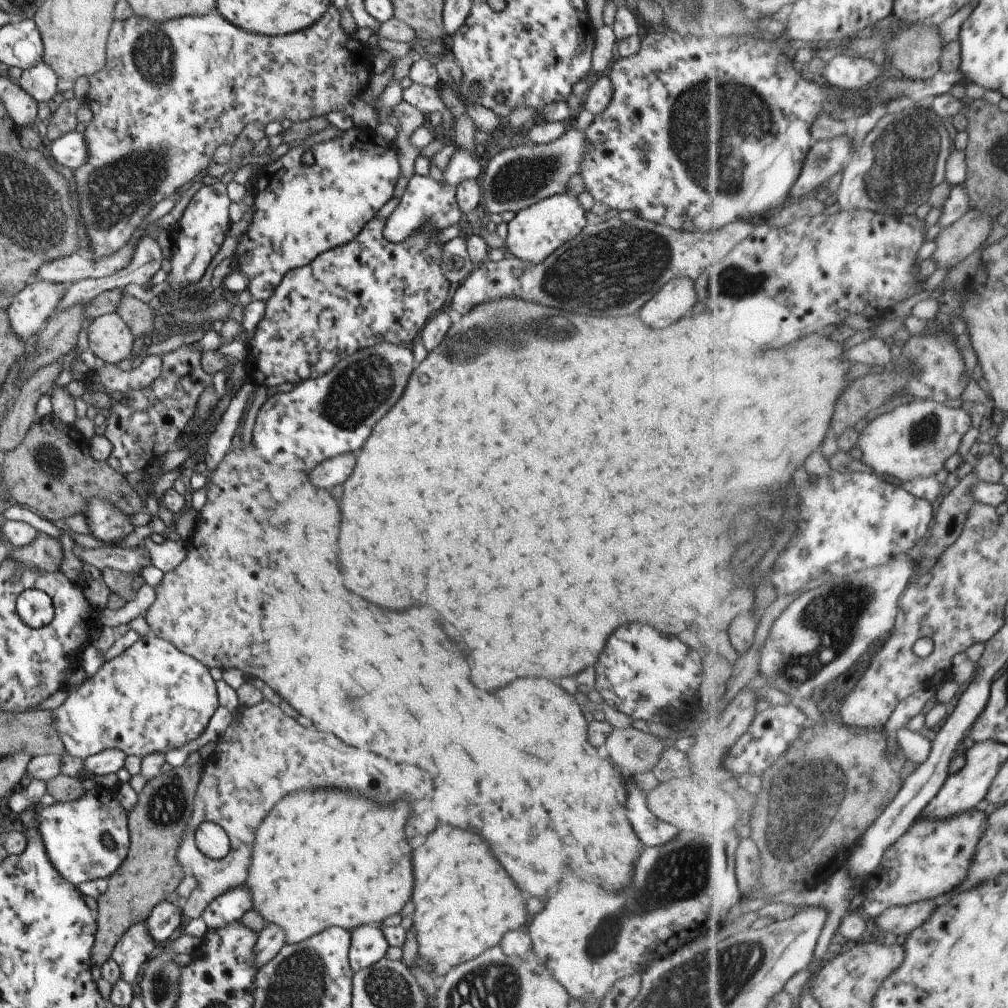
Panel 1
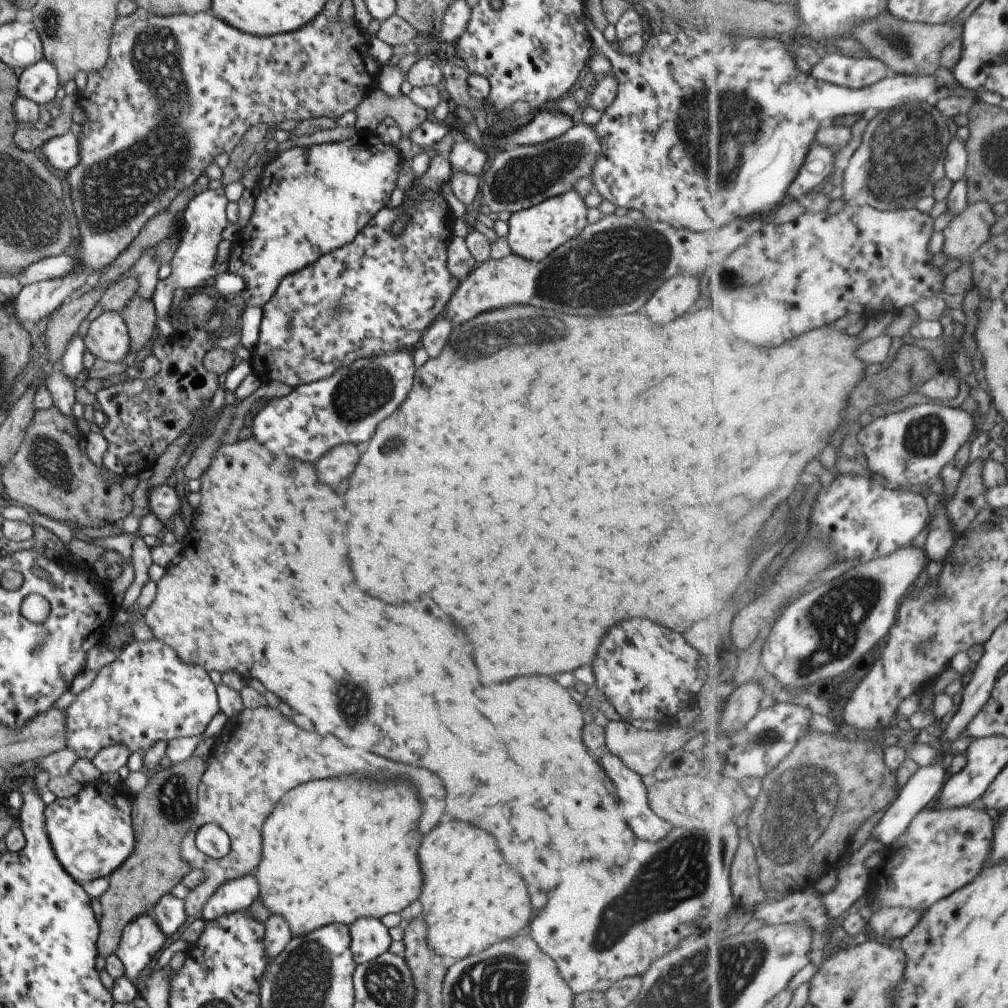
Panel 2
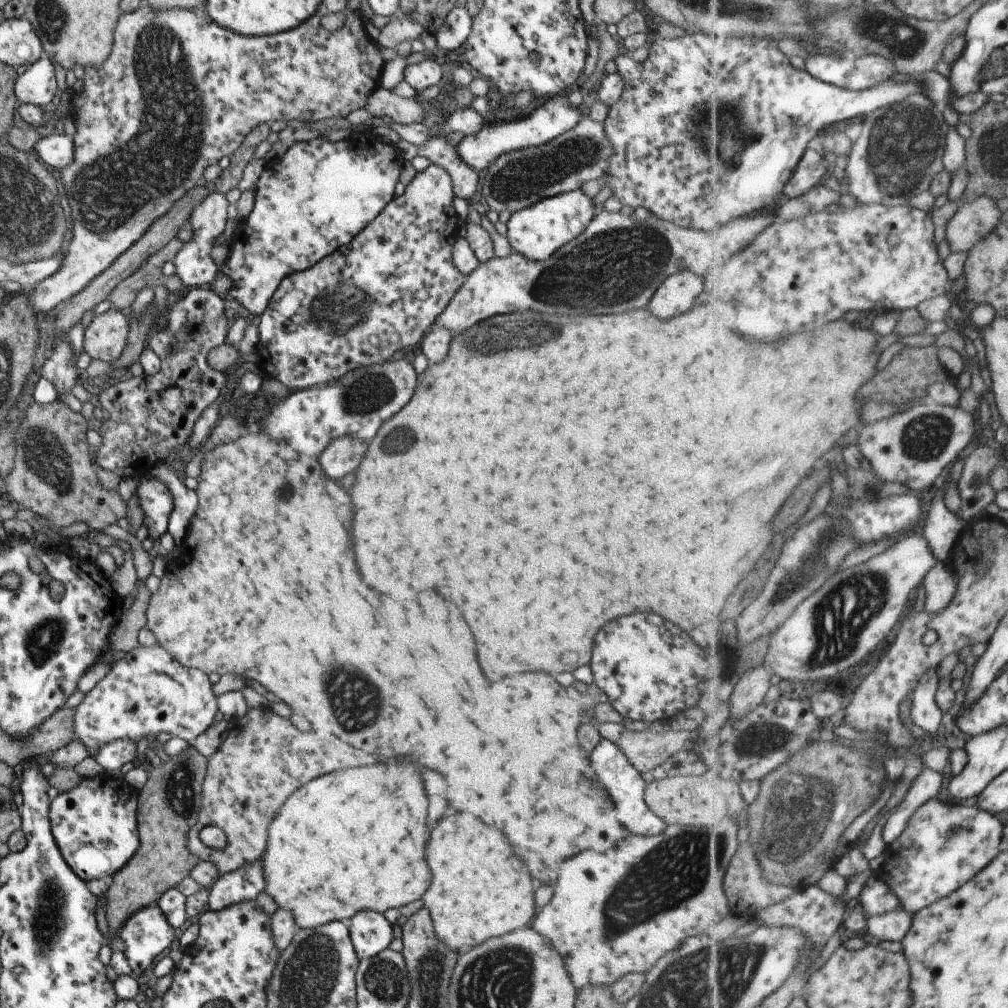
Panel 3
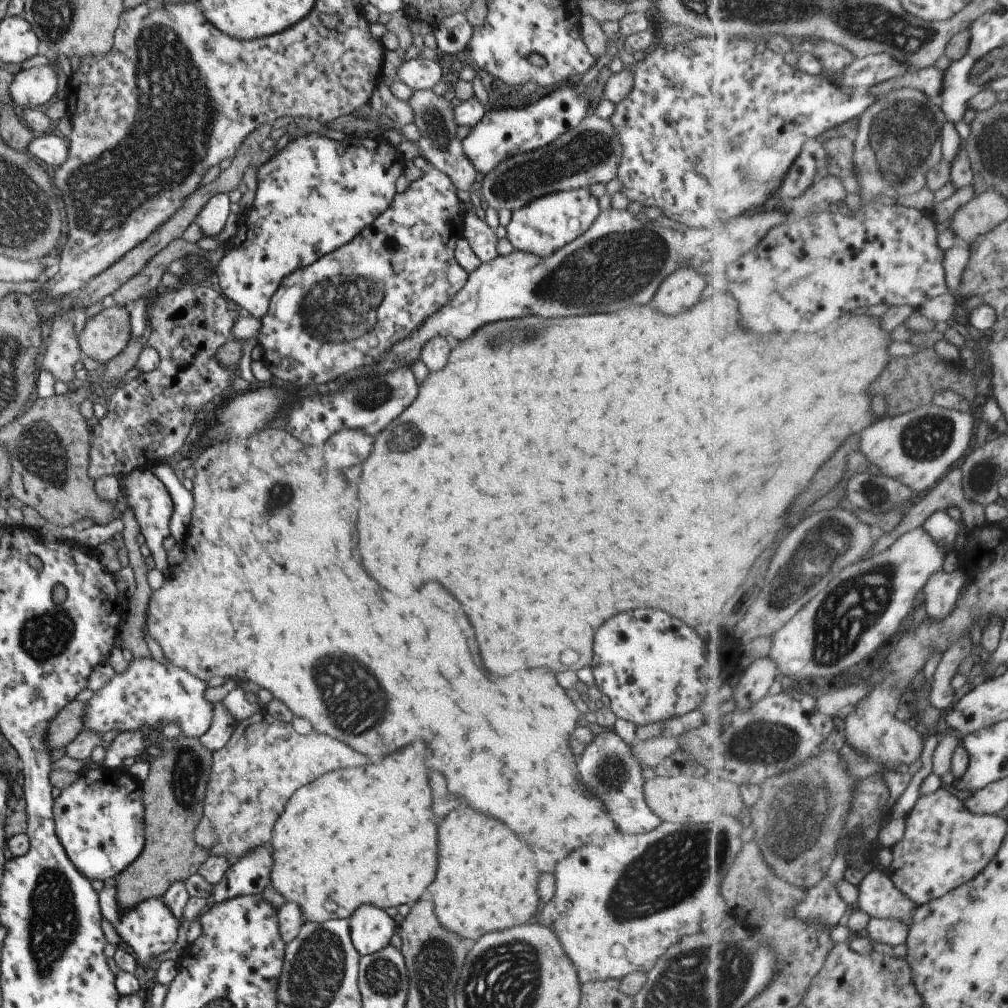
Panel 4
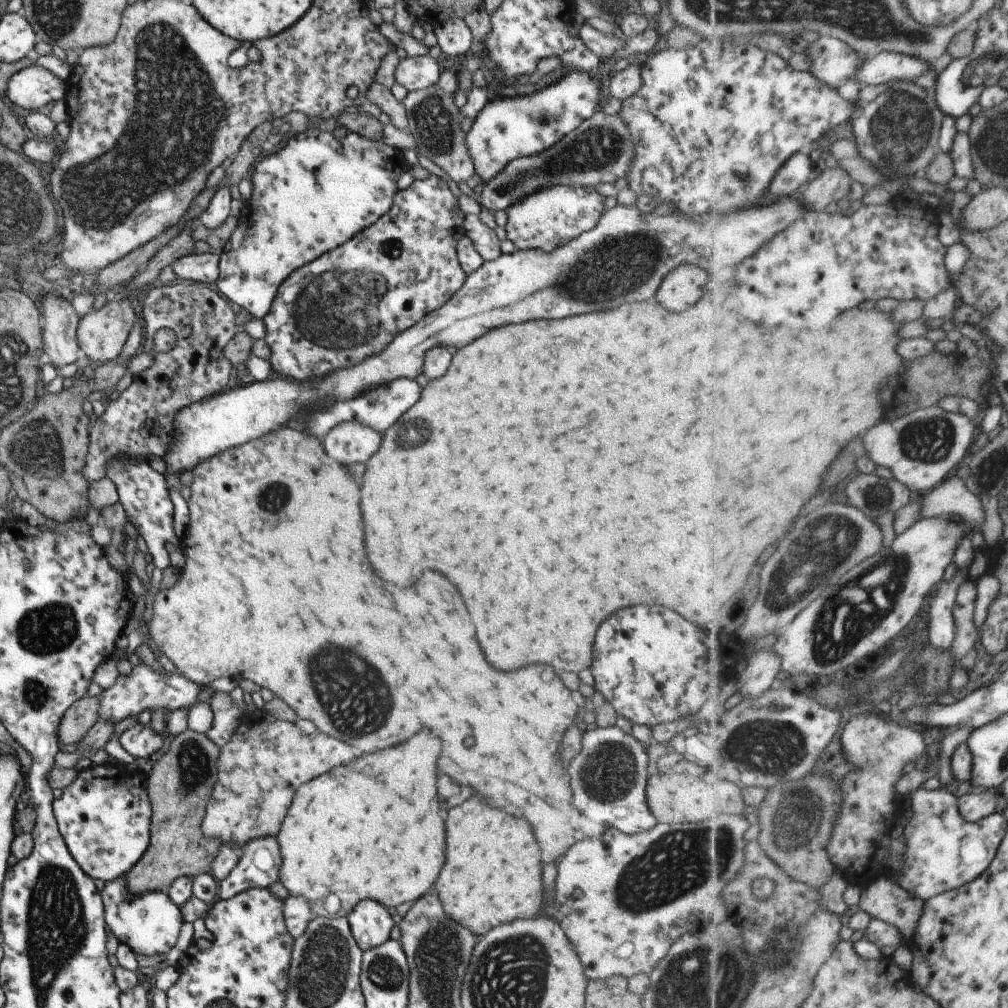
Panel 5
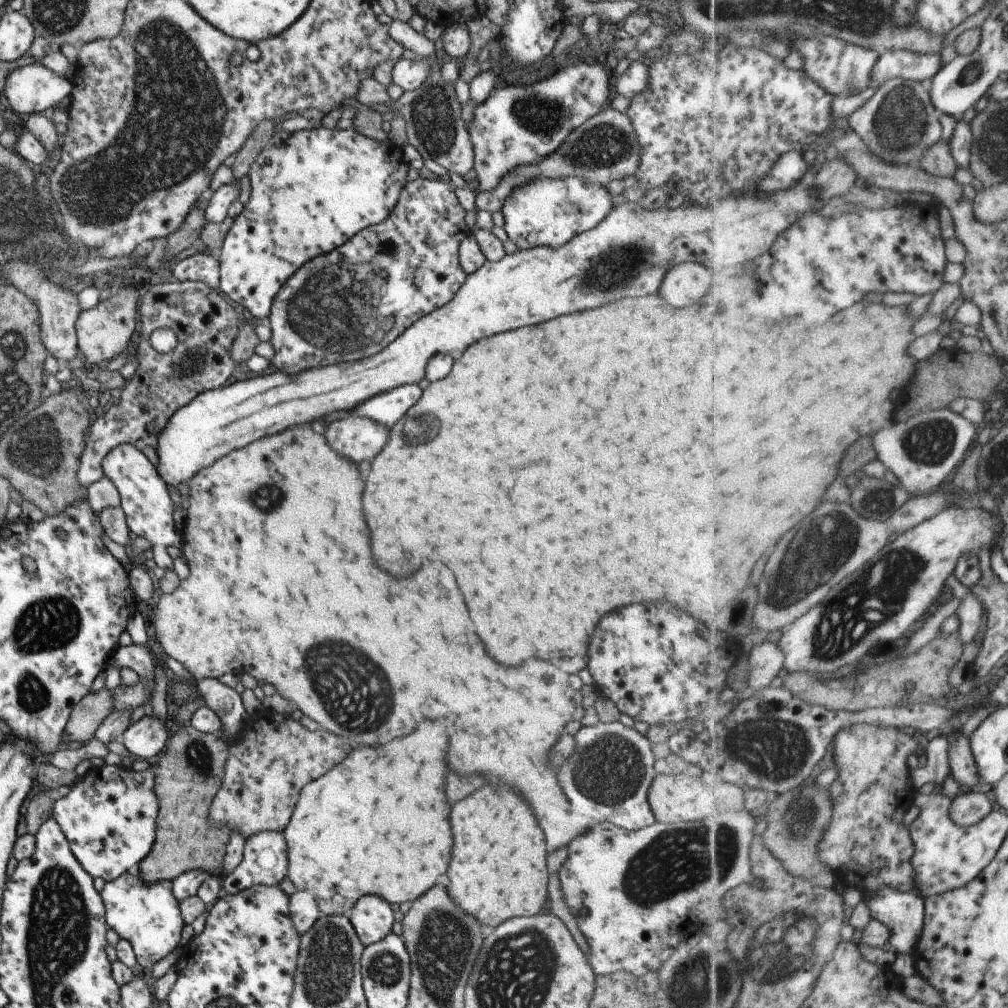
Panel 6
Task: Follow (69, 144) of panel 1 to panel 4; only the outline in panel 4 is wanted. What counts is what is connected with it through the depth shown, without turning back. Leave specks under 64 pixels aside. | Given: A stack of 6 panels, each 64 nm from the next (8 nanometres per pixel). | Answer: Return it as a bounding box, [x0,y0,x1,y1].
[27,133,67,168]

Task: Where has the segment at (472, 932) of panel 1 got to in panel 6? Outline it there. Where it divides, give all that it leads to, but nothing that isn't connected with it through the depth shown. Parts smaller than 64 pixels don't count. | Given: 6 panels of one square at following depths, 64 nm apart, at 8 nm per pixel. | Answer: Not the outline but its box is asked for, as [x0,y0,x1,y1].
[445,786,547,932]

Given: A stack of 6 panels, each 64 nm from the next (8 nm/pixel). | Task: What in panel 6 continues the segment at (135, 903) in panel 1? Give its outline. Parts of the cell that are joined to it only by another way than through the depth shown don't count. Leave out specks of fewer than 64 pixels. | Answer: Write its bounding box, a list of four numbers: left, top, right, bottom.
[136,726,231,884]

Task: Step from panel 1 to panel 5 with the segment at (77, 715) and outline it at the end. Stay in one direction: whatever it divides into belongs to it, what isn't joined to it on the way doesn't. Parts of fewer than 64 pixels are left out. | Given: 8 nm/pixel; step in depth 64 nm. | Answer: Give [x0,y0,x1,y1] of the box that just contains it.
[99,665,213,733]

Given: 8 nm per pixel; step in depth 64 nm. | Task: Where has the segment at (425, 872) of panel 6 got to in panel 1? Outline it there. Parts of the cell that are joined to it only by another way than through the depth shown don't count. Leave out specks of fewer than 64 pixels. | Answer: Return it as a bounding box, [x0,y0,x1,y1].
[244,790,413,944]

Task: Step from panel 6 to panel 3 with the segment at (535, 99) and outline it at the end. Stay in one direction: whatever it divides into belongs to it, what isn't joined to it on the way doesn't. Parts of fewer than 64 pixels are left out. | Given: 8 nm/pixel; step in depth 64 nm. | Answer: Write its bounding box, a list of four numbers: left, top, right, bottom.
[455,92,581,172]

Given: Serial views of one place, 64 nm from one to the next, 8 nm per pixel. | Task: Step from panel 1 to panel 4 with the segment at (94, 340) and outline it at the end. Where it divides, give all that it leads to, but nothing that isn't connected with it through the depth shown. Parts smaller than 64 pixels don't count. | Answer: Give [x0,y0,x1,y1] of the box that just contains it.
[77,304,129,363]

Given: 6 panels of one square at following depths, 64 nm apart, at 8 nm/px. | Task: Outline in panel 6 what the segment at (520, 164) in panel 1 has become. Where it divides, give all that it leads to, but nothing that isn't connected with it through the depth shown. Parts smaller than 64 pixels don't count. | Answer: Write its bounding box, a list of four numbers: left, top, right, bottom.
[474,108,642,211]

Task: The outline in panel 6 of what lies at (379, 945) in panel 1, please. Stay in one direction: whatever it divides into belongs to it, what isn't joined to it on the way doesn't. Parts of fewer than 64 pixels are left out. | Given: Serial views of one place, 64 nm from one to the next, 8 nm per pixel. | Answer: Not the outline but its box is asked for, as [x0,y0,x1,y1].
[347,894,393,947]

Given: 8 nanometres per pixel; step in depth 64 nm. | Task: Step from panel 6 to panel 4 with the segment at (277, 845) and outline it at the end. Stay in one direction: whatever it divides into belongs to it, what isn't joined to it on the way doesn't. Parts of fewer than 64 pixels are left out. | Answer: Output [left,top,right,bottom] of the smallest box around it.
[210,846,271,903]

